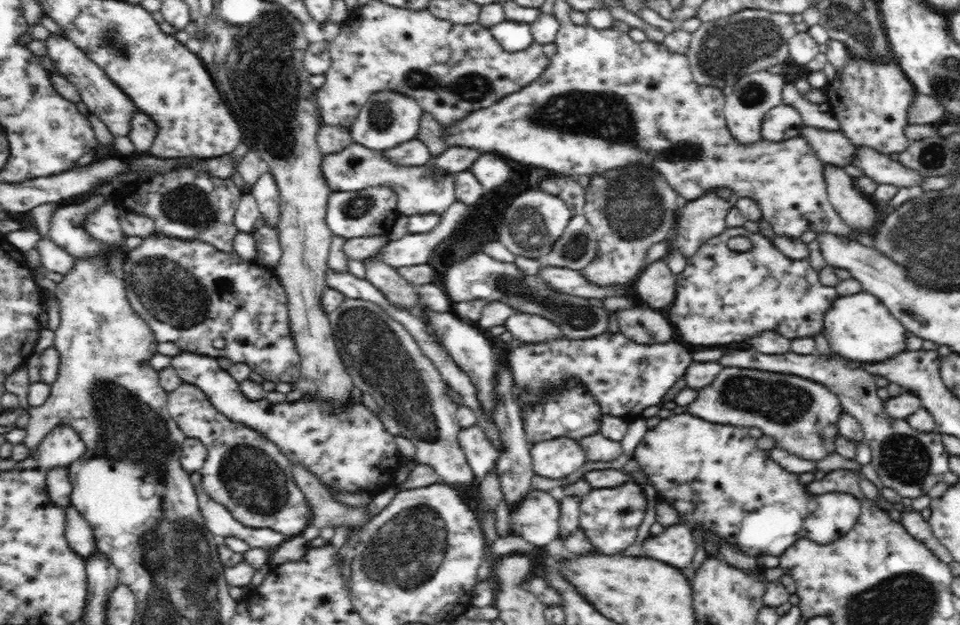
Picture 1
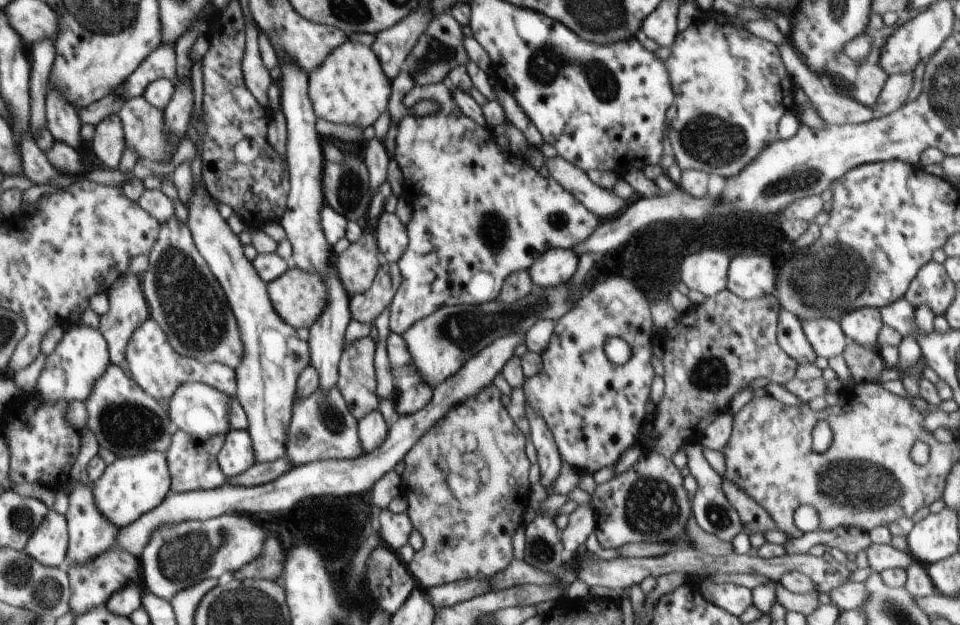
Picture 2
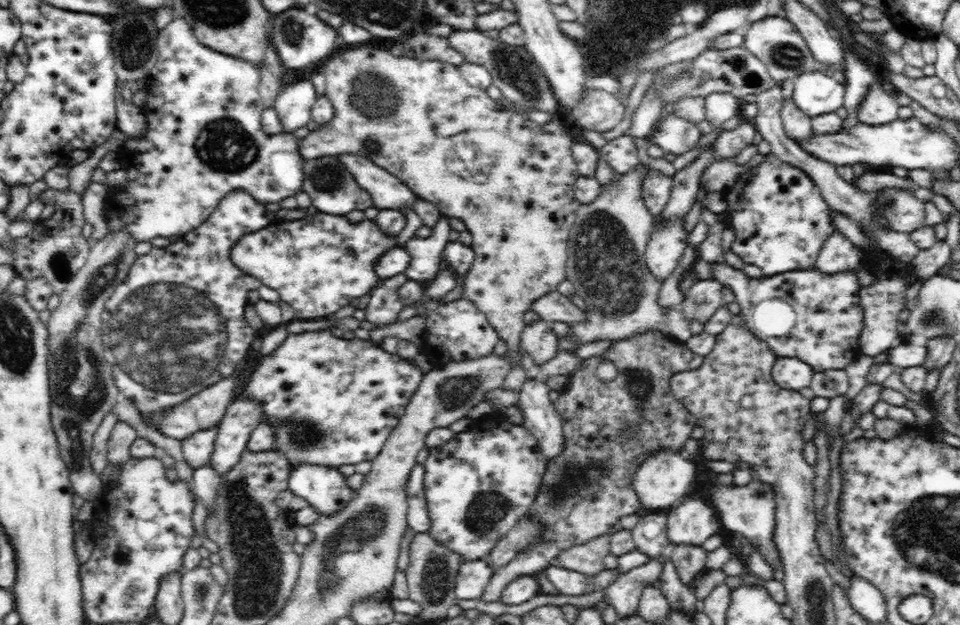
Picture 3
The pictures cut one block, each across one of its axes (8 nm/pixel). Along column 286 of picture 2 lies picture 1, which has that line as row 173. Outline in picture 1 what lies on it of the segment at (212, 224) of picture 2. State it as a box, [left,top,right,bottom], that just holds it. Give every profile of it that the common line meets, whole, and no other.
[322,142,455,216]

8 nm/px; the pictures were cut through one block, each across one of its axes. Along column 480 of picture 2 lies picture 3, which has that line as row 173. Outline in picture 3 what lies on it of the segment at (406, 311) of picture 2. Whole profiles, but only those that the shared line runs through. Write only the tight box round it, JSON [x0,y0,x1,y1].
[105,18,305,242]

